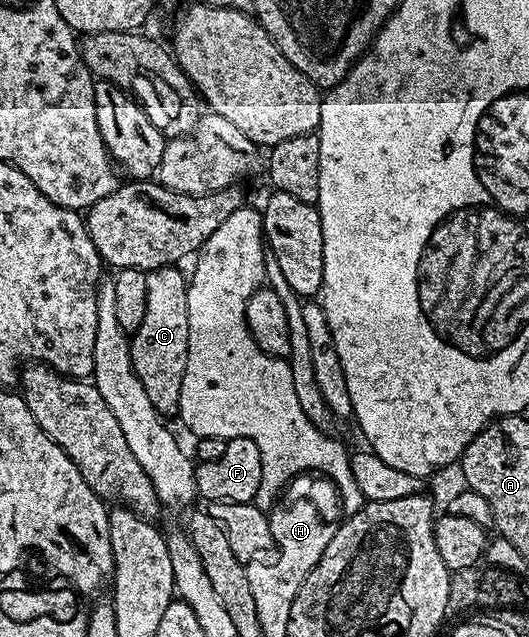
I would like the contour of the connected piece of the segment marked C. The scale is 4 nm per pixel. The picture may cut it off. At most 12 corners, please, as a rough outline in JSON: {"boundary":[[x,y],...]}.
{"boundary":[[147,271],[147,308],[129,352],[164,417],[188,361],[188,275]]}

